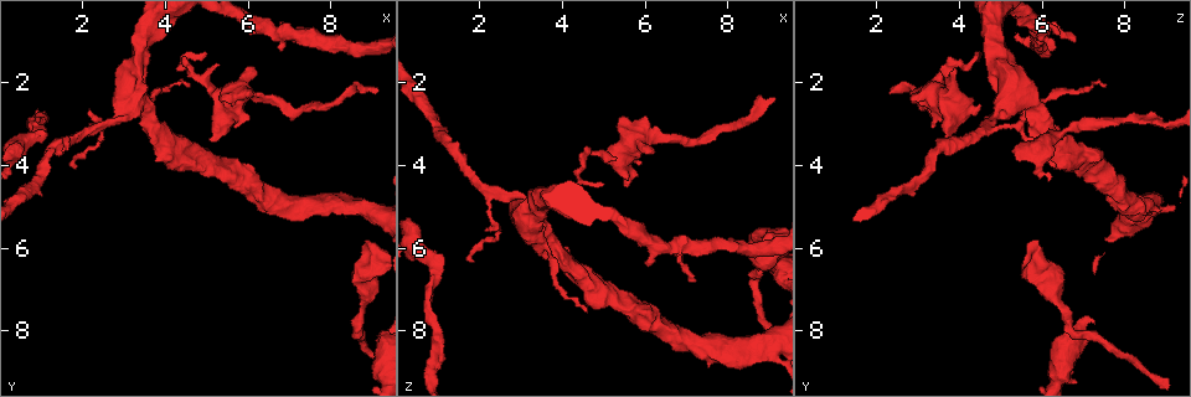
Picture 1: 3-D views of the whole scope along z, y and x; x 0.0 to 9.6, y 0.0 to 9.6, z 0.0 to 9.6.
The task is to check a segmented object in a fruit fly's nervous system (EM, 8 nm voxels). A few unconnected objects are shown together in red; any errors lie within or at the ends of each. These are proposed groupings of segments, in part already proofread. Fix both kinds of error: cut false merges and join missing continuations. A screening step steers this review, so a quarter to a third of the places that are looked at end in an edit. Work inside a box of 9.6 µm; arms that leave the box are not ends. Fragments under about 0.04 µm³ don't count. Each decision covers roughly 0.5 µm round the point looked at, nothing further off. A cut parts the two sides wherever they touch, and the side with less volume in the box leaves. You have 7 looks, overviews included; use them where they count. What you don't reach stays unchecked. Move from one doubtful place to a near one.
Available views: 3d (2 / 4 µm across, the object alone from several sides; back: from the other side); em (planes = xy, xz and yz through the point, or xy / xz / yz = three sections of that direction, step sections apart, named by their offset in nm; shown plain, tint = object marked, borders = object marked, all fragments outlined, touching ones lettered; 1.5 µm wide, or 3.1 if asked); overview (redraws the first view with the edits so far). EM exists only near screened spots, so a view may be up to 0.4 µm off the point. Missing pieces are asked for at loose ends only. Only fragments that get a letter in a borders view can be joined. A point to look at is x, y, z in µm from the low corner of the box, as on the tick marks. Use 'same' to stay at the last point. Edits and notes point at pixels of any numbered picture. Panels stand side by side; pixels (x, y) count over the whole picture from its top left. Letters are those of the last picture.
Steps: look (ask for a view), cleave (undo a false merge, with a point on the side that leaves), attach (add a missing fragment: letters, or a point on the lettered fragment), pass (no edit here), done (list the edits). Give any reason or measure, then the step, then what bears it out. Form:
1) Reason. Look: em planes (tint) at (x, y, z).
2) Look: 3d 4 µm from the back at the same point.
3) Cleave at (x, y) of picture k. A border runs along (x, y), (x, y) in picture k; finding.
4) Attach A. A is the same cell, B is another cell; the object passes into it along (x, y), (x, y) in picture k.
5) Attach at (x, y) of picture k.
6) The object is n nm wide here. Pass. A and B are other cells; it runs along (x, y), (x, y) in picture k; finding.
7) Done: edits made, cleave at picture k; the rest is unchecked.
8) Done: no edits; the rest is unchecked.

Free end. Look: em planes (borders) at (4.95, 1.30, 4.45).

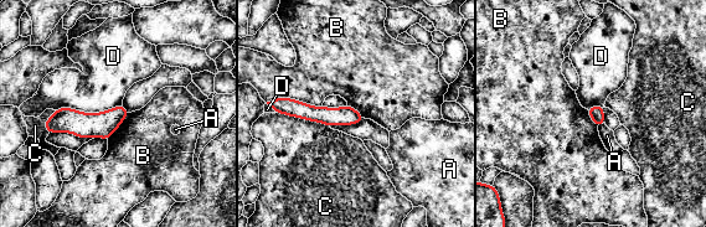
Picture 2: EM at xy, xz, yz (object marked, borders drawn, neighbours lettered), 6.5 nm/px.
Pass. A, B, C and D are other cells; it runs along (124, 113), (106, 123), (47, 125) in picture 2; none of them fits.

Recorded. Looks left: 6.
Free end. Look: 3d 2 µm at (6.00, 0.80, 6.45).

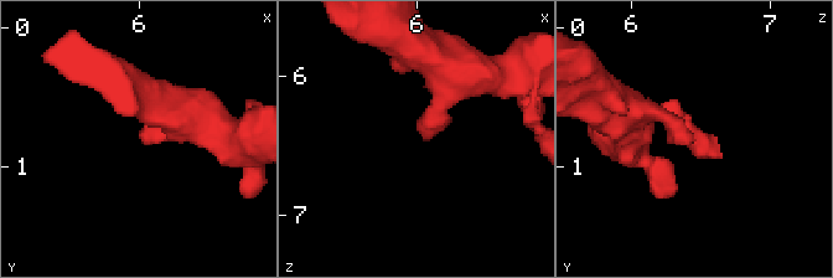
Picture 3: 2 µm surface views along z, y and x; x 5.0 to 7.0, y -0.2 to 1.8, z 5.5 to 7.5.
Look: em planes (borders) at (6.02, 0.84, 6.40).

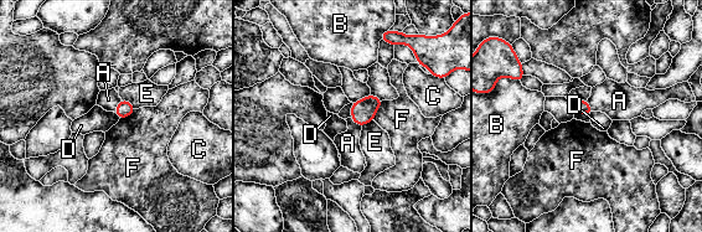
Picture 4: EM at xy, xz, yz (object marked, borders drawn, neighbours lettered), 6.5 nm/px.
Attach A. A is the same cell, B, C, D, E and F are other cells; the object passes into it along (124, 109), (117, 106), (108, 99) in picture 4; the cell continues.

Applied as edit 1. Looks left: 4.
Redraw. Look: overview.

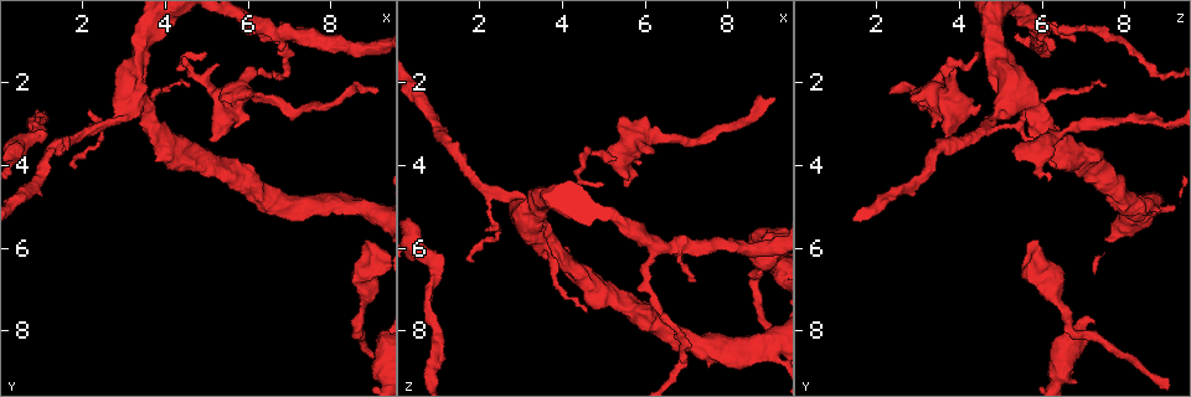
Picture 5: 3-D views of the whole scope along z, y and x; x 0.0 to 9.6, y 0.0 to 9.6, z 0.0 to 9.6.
Long arm stops here. Look: 3d 2 µm at (9.15, 2.25, 2.35).

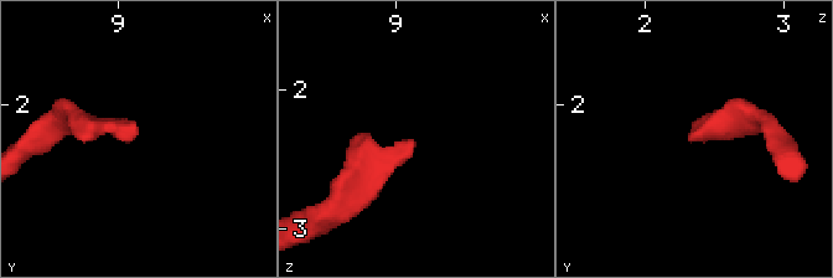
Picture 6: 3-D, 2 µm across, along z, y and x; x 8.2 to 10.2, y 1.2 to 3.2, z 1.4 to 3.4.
Shape alone is not enough. Look: em xy step 8 (borders) at (9.14, 2.22, 2.36).

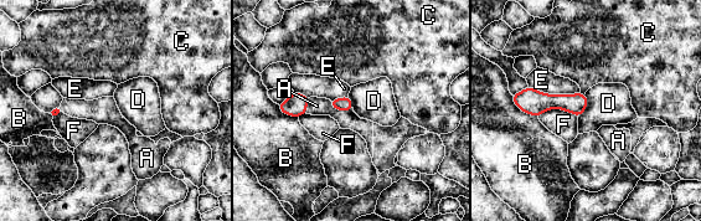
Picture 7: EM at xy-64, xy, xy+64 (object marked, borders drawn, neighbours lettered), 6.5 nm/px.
The object is 100 nm wide here; the longest contact is with E, 340 nm. Attach A. A is the same cell, B, C, D, E and F are other cells; it goes on there.

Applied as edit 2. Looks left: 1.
Done: edits made, attach at picture 4, attach at picture 7; the rest is unchecked.

